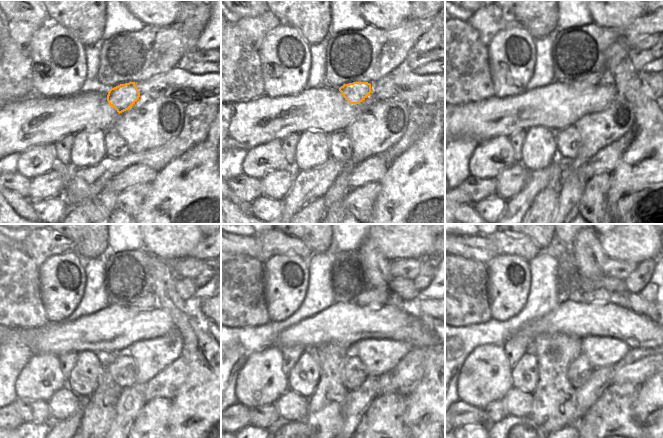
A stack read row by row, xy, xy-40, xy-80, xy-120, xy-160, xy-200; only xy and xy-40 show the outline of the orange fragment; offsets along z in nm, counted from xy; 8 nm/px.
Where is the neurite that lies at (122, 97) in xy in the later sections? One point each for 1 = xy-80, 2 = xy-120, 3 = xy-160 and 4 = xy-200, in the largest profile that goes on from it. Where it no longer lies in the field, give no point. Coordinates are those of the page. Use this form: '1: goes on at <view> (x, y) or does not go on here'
1: goes on at xy-80 (594, 80)
2: goes on at xy-120 (149, 301)
3: goes on at xy-160 (377, 296)
4: goes on at xy-200 (601, 296)

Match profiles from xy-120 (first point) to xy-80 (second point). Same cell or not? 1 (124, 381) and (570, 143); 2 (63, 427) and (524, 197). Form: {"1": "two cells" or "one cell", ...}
{"1": "one cell", "2": "one cell"}

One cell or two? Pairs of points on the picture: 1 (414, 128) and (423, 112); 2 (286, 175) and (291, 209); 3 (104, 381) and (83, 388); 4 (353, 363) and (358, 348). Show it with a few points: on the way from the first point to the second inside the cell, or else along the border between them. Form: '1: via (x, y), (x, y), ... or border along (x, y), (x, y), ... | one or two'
1: via (418, 124), (421, 116) | one
2: border along (297, 171), (289, 192), (282, 199) | two
3: border along (101, 360), (102, 372), (99, 382), (86, 399) | two
4: border along (351, 353), (362, 363), (367, 375) | two

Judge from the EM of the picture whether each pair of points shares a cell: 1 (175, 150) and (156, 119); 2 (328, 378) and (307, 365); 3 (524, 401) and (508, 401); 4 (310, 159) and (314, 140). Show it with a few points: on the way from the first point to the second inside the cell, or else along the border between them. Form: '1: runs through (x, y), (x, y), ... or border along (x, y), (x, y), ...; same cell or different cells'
1: border along (183, 121), (175, 137), (147, 149); different cells
2: border along (313, 350), (318, 363), (318, 382), (311, 394); different cells
3: runs through (520, 401), (512, 401); same cell
4: runs through (310, 154), (313, 145); same cell

